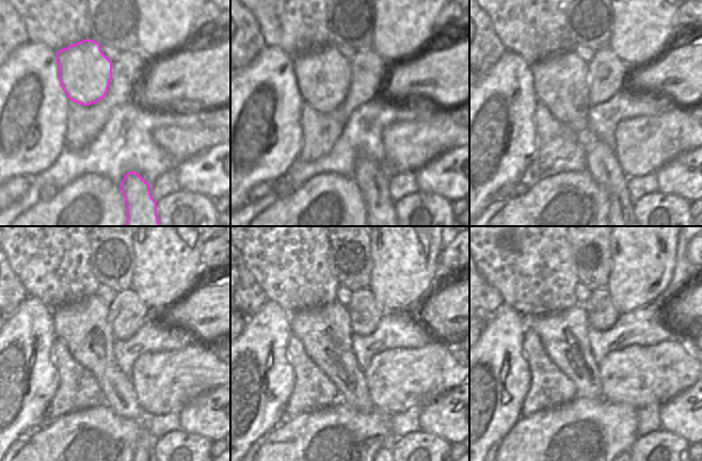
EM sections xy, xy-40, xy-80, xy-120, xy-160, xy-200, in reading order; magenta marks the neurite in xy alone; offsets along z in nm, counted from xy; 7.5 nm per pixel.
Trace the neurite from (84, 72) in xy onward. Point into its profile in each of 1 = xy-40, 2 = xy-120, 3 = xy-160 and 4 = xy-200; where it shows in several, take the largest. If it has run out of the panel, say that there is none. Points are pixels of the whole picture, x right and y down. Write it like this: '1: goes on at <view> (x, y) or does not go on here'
1: goes on at xy-40 (323, 77)
2: goes on at xy-120 (85, 327)
3: goes on at xy-160 (325, 333)
4: goes on at xy-200 (563, 335)

